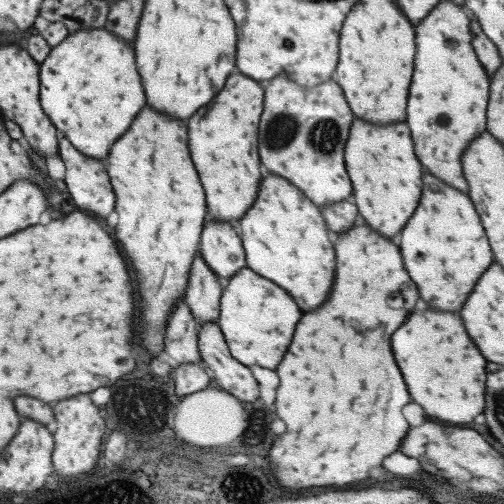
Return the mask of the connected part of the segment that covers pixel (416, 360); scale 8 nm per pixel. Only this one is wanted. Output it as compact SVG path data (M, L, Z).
M413 310L409 320L403 322L403 328L393 332L391 352L411 400L415 400L429 418L447 424L467 424L483 412L485 360L467 338L459 314Z

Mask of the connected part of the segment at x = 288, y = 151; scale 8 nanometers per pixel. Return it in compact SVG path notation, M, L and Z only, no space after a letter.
M277 76L262 85L263 112L257 128L257 152L261 164L267 172L281 176L299 188L319 210L345 201L352 186L343 168L343 144L353 116L337 84L327 80L303 88L285 80L285 76Z

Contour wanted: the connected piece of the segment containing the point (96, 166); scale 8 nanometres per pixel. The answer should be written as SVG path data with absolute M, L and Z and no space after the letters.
M64 137L58 139L58 155L60 156L64 167L65 174L63 182L73 200L73 204L78 210L91 212L97 218L105 218L114 209L115 194L113 192L105 163L101 160L89 159L77 152L69 140Z

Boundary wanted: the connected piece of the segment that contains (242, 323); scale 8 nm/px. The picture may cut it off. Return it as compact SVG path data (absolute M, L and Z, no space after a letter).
M245 266L229 278L222 290L216 322L231 356L237 362L246 367L259 366L275 370L291 342L291 334L299 316L301 312L283 288Z

